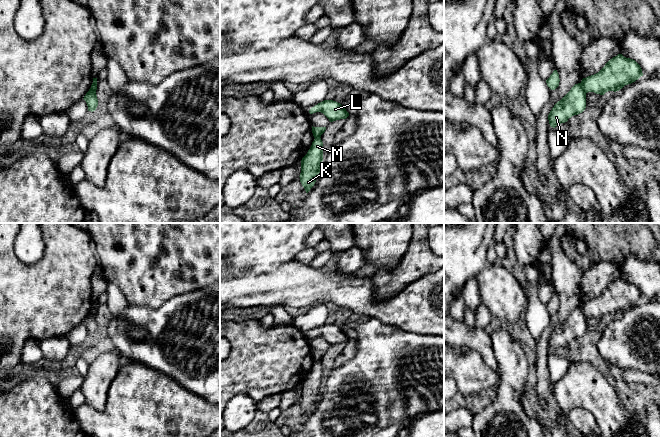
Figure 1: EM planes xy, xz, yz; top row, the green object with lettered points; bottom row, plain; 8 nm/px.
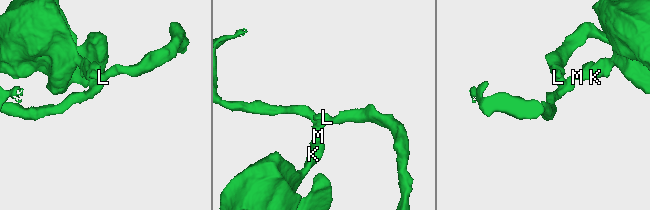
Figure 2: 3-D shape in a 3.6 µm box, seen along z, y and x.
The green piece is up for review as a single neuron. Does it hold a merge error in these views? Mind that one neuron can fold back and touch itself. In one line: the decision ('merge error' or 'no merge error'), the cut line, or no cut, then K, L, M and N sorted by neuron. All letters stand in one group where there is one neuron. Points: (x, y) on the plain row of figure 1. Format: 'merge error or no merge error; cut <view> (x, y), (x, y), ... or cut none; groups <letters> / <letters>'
merge error; cut yz (580, 307), (586, 316); groups K M / L N

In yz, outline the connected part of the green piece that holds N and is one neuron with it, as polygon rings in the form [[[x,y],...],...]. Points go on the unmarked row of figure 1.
[[[581,307],[575,308],[550,335],[549,348],[555,352],[558,348],[567,346],[572,340],[582,337],[585,332],[586,316]]]

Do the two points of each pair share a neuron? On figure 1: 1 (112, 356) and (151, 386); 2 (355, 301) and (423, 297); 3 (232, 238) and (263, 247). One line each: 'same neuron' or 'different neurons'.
1: different neurons
2: same neuron
3: same neuron

